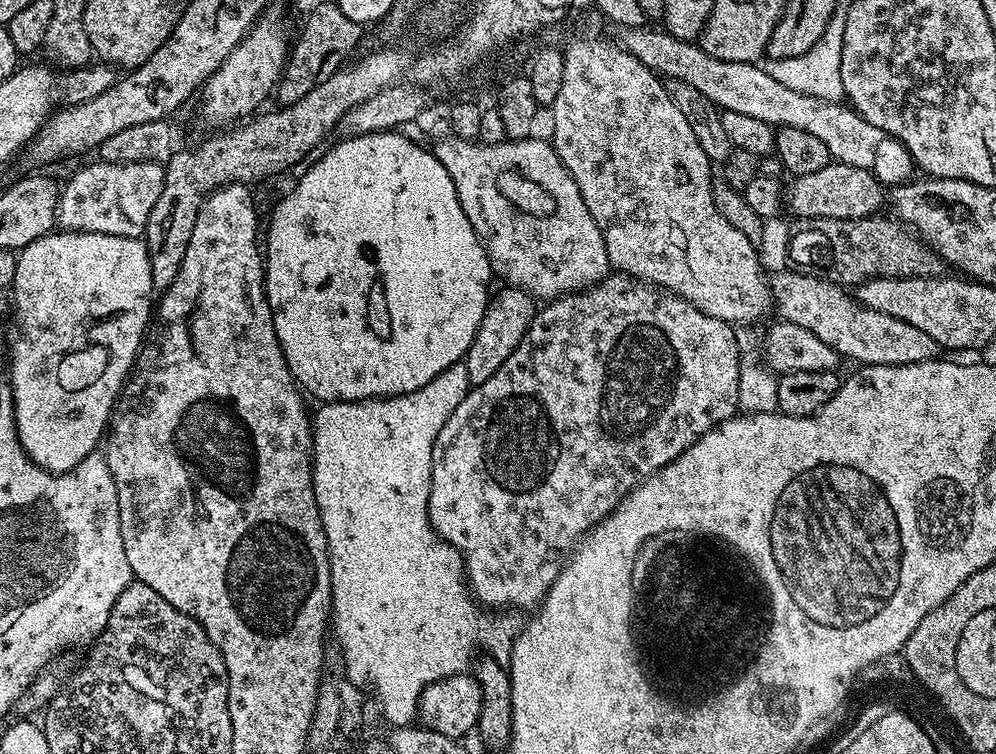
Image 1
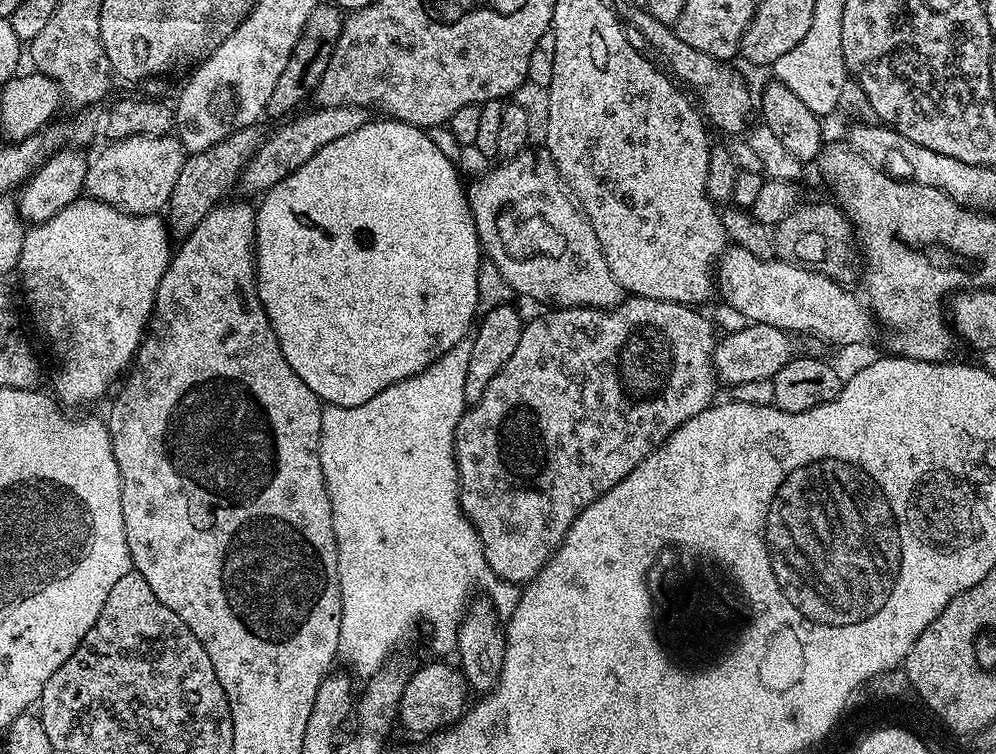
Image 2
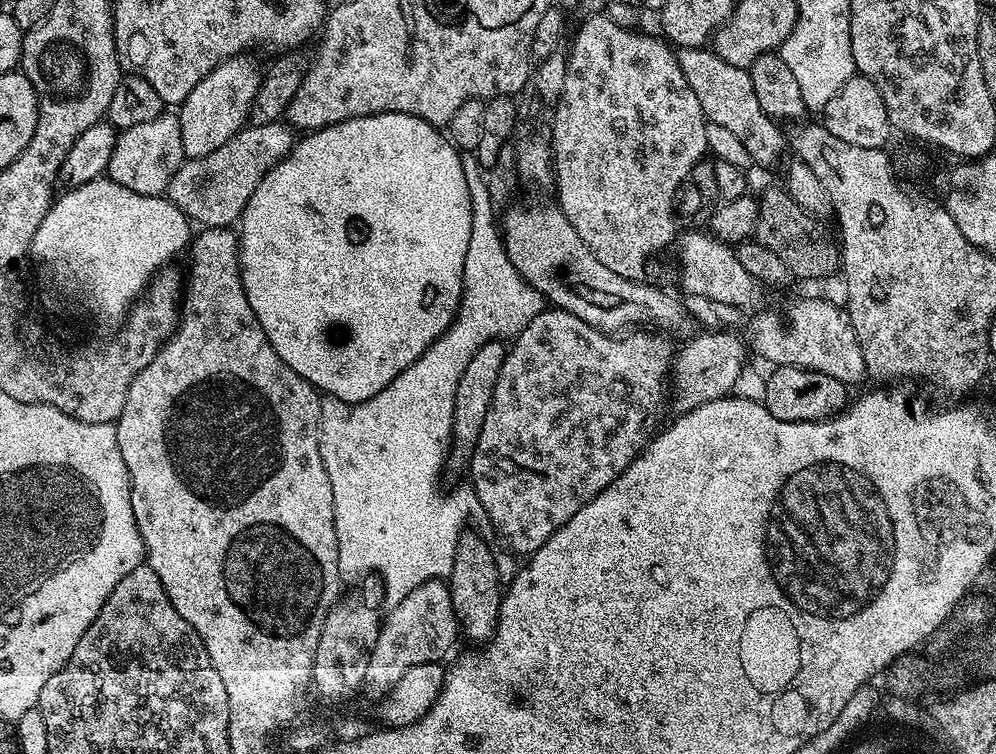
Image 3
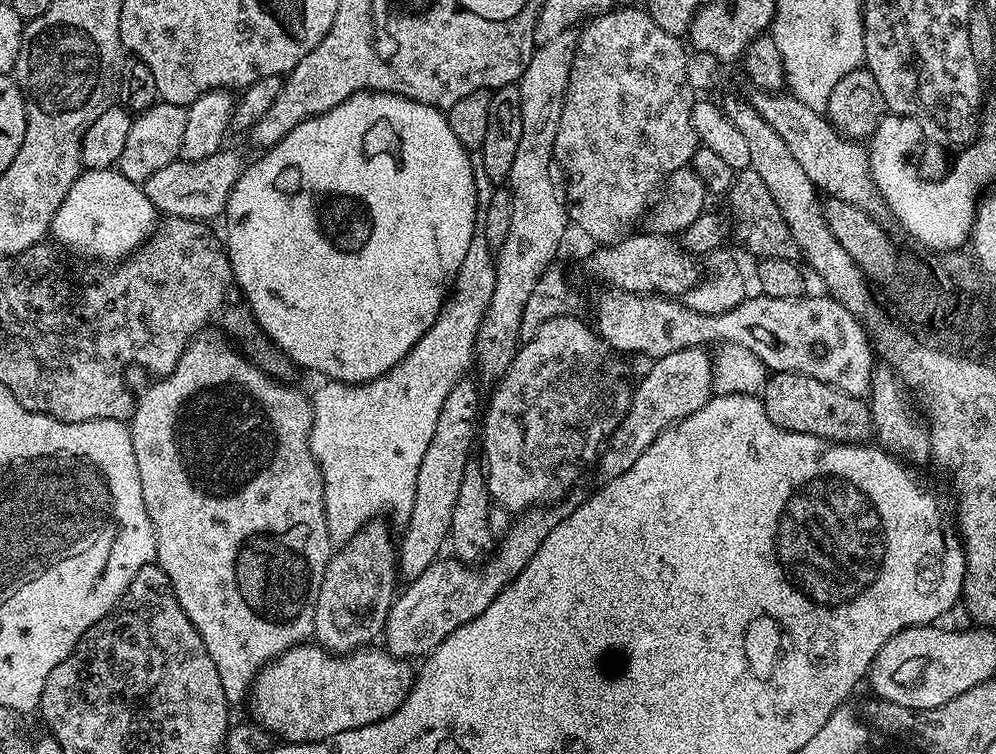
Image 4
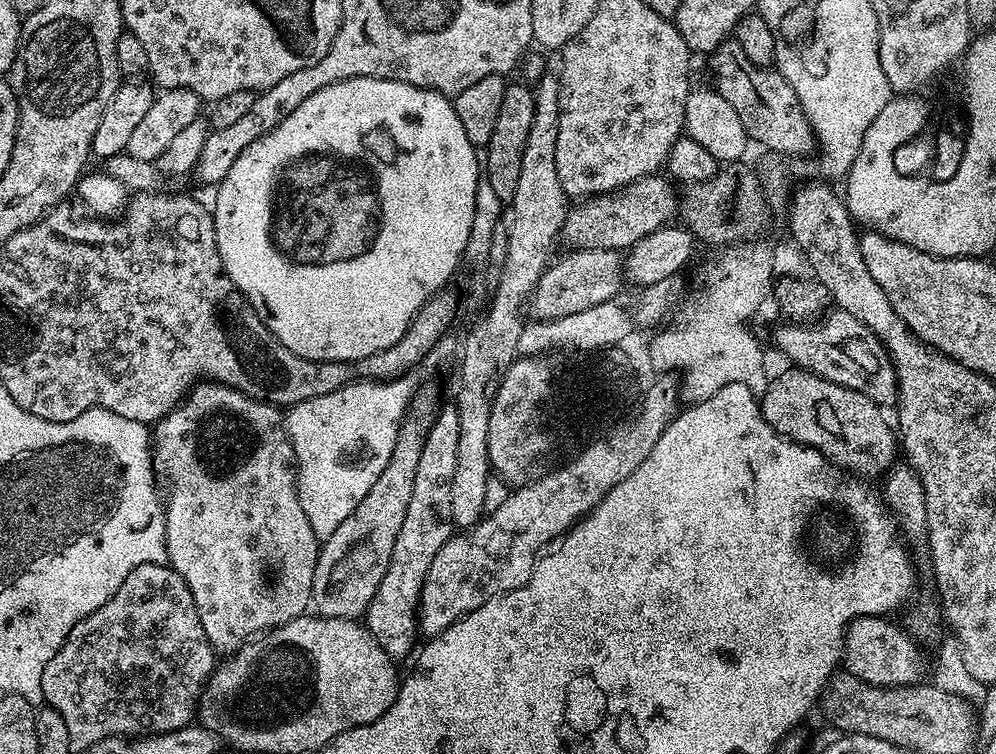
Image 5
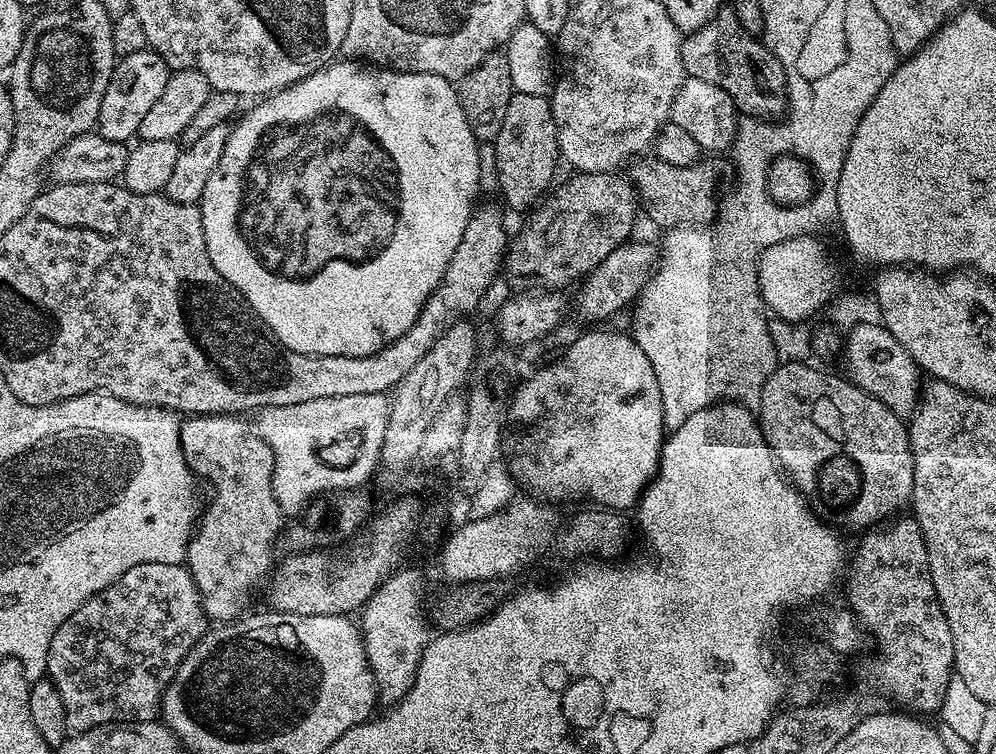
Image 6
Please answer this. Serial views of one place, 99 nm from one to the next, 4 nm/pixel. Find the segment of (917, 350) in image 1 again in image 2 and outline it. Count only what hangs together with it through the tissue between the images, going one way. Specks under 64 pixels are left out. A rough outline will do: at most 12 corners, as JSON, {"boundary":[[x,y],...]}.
{"boundary":[[725,247],[714,269],[745,321],[864,344],[874,317],[845,285]]}

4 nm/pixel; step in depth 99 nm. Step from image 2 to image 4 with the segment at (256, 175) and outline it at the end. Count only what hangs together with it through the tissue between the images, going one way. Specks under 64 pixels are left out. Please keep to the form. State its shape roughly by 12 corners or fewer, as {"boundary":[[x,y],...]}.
{"boundary":[[227,150],[177,158],[142,187],[157,213],[223,217],[245,167]]}

